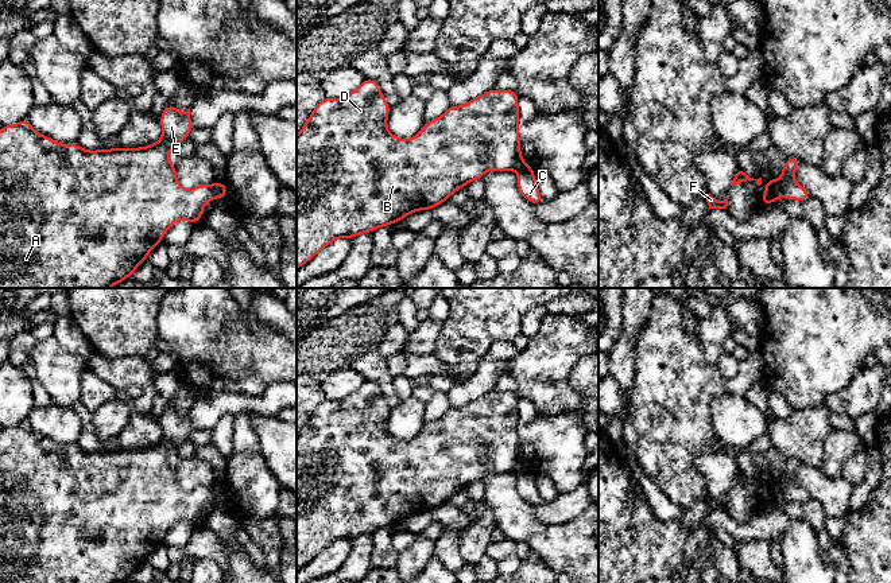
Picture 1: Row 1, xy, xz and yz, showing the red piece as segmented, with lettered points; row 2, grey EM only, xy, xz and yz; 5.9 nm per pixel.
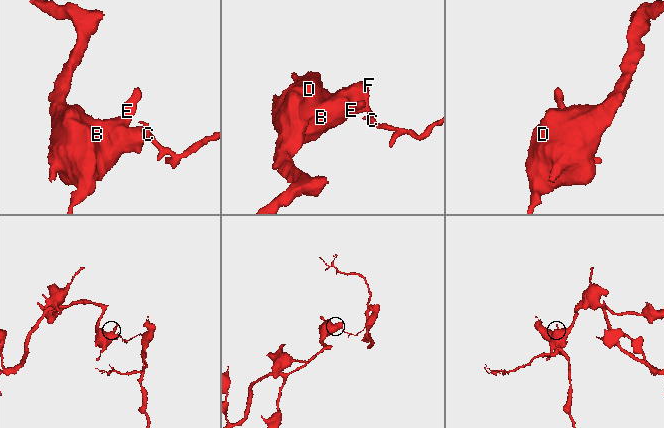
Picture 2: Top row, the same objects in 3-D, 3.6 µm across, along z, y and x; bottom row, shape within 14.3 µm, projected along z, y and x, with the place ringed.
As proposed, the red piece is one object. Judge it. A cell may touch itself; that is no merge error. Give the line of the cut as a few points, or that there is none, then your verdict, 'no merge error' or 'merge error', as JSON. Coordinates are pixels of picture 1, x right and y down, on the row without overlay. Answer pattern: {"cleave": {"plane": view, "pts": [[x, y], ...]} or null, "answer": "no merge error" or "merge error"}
{"cleave": {"plane": "yz", "pts": [[778, 485], [781, 496]]}, "answer": "merge error"}

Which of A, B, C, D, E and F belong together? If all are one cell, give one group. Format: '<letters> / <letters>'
A B D E F / C

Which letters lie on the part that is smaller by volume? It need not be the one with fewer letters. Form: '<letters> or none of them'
C

